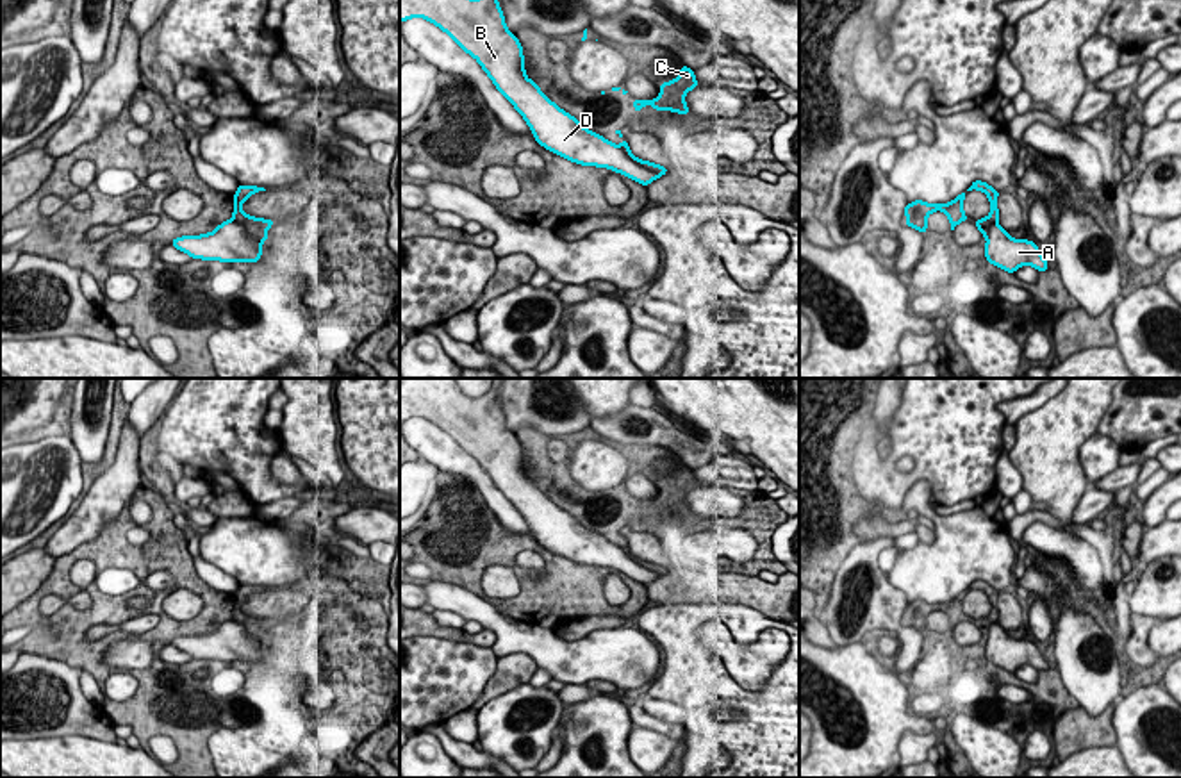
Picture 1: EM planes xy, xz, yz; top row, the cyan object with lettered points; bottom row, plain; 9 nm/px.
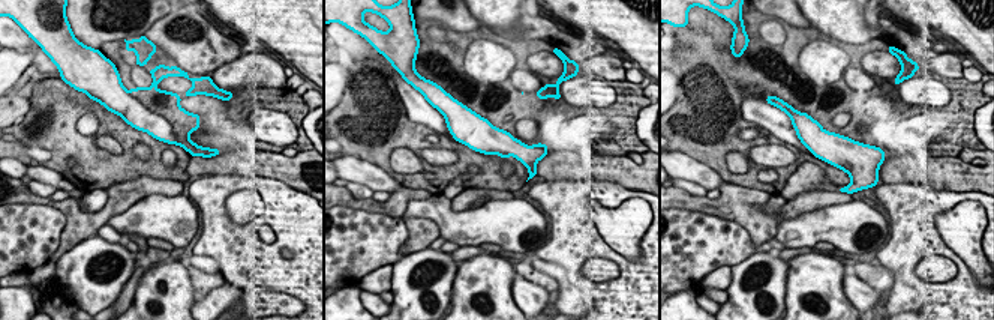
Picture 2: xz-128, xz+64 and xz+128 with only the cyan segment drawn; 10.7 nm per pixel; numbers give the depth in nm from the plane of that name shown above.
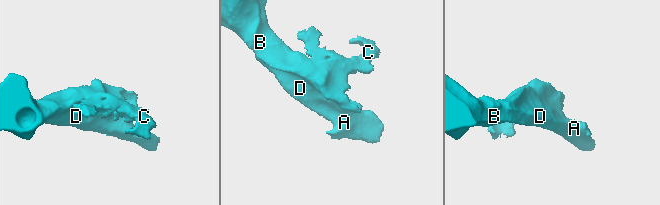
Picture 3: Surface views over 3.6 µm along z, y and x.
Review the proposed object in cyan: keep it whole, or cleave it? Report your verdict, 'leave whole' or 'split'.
split

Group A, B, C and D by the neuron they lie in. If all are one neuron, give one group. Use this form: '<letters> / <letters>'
A B D / C

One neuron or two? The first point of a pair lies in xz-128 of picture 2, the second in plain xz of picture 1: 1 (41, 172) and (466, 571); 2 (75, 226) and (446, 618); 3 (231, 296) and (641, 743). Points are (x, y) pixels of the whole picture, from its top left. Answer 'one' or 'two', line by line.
1: two
2: two
3: one

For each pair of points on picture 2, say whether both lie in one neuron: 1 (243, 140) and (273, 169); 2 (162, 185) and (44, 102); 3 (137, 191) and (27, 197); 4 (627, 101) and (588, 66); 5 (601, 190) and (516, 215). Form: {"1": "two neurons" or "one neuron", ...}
{"1": "two neurons", "2": "two neurons", "3": "one neuron", "4": "two neurons", "5": "two neurons"}

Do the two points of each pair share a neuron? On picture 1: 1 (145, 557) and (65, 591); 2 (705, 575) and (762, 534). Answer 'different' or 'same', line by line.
1: same
2: same

